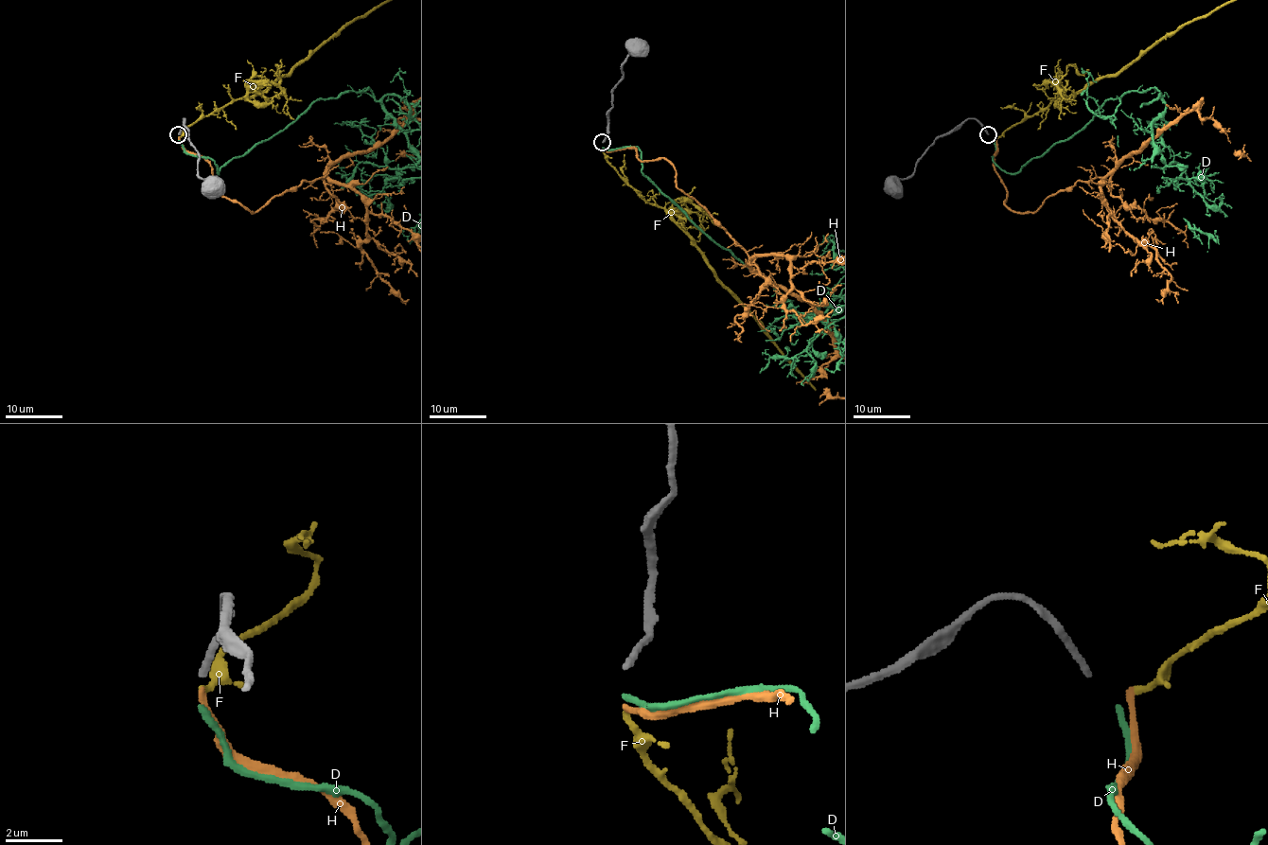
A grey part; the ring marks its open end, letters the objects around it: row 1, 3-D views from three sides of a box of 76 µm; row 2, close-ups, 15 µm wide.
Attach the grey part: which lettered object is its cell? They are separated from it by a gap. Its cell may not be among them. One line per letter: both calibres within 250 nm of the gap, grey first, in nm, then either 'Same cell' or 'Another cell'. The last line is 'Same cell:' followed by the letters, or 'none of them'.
D: Thickness 240 nm (grey) against 240 nm. Same cell
F: Thickness 240 nm (grey) against 220 nm. Another cell
H: Thickness 240 nm (grey) against 200 nm. Another cell
Same cell: D

